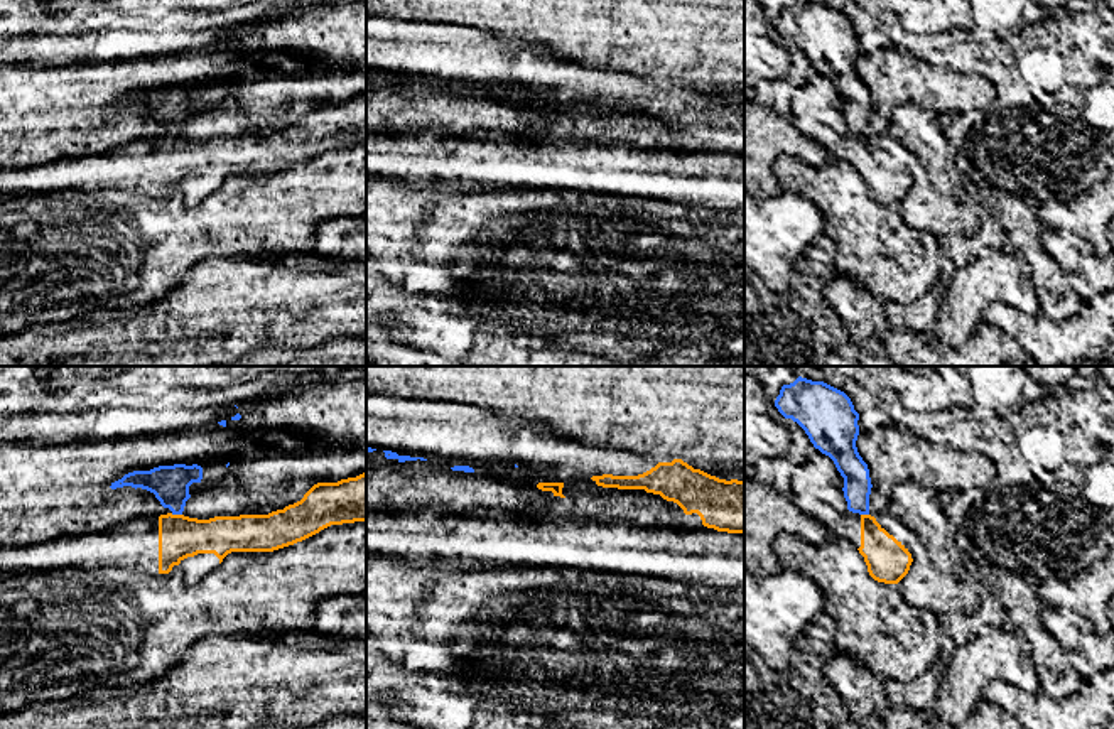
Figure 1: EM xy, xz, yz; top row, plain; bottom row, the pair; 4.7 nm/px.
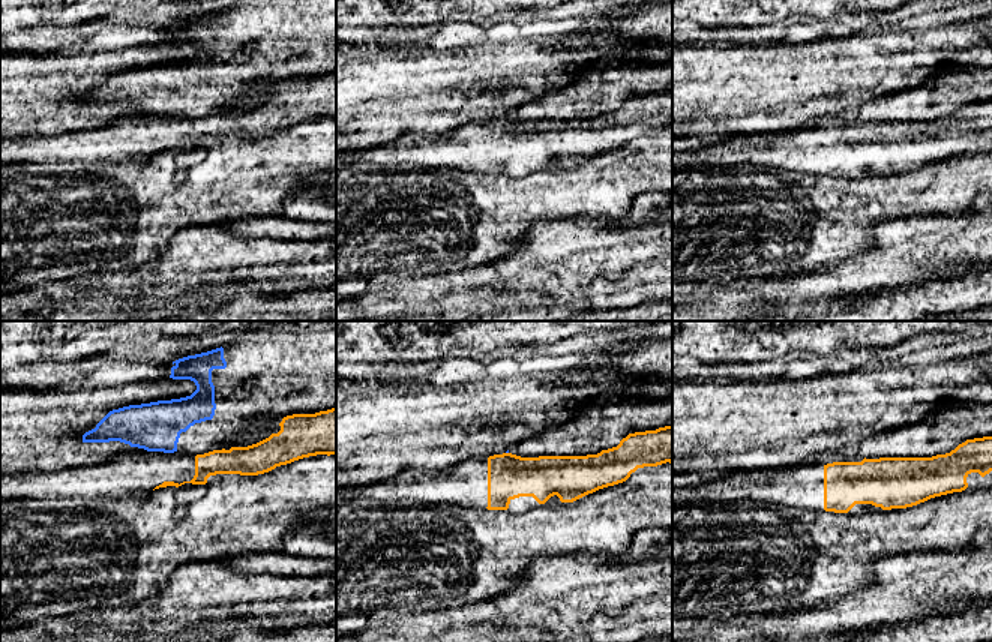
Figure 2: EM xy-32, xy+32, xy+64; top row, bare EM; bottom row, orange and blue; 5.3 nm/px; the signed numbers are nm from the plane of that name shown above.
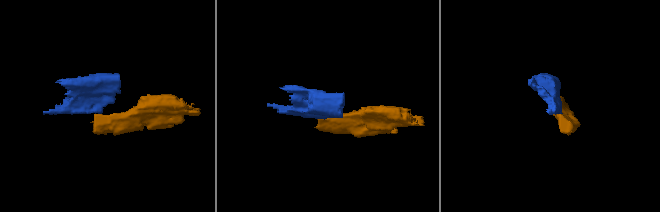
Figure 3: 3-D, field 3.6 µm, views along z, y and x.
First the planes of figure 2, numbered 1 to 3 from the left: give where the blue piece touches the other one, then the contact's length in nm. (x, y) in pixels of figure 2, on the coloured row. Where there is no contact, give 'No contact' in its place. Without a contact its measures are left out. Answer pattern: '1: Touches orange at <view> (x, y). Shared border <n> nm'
1: No contact
2: No contact
3: No contact

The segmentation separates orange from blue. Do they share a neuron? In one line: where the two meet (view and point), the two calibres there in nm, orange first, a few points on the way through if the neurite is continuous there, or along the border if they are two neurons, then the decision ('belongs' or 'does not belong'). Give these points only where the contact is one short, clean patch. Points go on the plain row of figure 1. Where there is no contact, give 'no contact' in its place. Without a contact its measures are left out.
meets orange in xy at (176, 137); 200 nm thick on the orange side, 180 nm on the other; border along xy (171, 135), (181, 137); does not belong

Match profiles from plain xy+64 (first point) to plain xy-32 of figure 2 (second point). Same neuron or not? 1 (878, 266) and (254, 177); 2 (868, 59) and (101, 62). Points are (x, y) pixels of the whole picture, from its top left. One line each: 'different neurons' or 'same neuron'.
1: different neurons
2: same neuron

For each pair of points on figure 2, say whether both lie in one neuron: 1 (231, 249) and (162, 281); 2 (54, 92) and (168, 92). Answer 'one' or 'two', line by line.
1: one
2: two

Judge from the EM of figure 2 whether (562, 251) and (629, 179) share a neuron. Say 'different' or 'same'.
different

